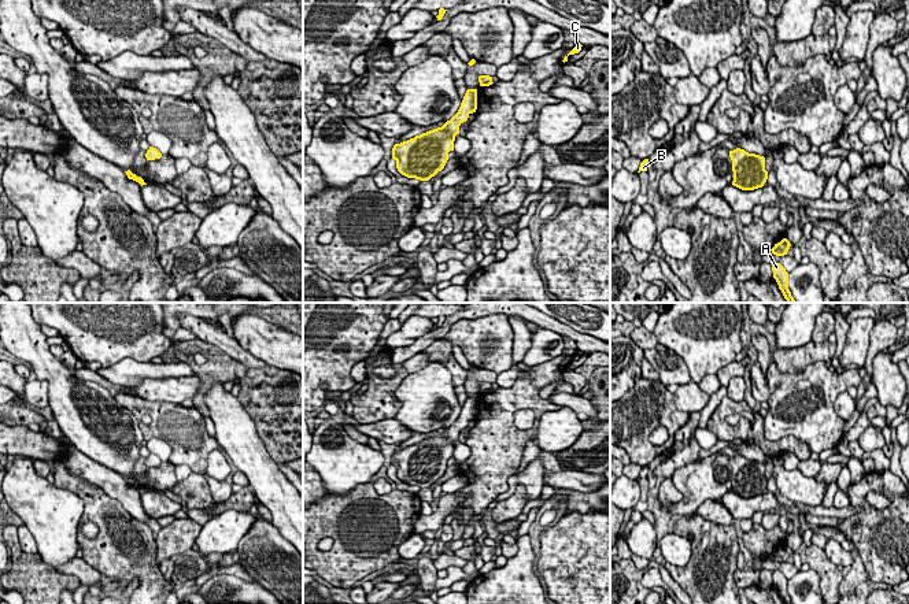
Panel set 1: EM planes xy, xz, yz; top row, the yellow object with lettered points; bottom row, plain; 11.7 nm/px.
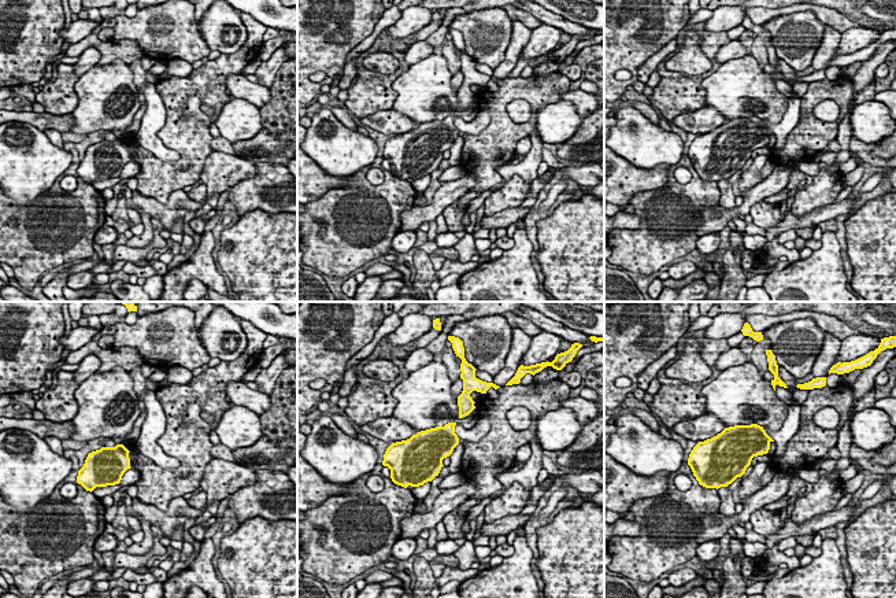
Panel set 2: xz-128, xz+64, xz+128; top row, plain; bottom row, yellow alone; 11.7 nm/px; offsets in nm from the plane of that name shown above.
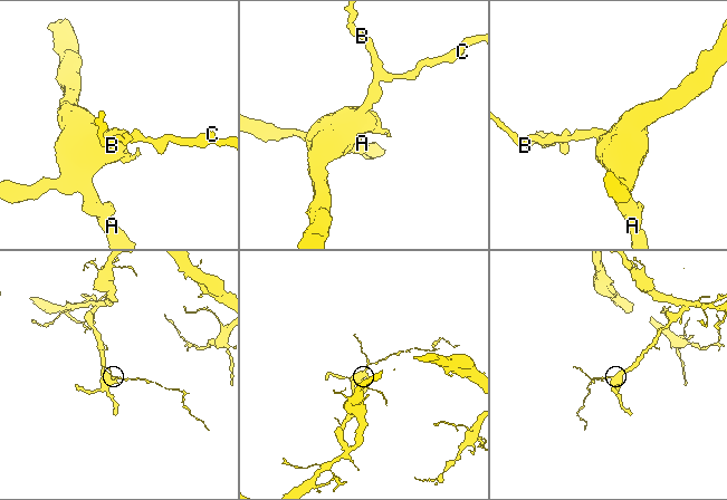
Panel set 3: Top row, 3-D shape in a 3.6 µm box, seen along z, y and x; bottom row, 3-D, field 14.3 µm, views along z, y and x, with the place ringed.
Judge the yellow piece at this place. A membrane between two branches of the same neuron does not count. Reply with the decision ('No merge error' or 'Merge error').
No merge error

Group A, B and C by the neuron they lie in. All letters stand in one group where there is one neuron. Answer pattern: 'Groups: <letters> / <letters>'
Groups: A B C

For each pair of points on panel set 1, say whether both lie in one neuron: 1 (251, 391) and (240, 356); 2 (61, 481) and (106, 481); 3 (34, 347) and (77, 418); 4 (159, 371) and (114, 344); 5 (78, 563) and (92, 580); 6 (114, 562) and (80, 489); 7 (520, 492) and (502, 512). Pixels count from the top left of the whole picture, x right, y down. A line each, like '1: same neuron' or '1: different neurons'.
1: different neurons
2: different neurons
3: same neuron
4: different neurons
5: same neuron
6: same neuron
7: same neuron

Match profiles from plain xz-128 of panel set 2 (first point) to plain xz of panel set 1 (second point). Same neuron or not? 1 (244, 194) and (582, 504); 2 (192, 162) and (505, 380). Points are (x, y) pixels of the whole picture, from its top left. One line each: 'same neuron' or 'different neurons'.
1: same neuron
2: different neurons

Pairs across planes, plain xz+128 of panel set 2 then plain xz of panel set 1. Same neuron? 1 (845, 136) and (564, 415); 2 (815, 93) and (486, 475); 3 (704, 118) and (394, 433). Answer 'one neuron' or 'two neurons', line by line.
1: two neurons
2: one neuron
3: one neuron

